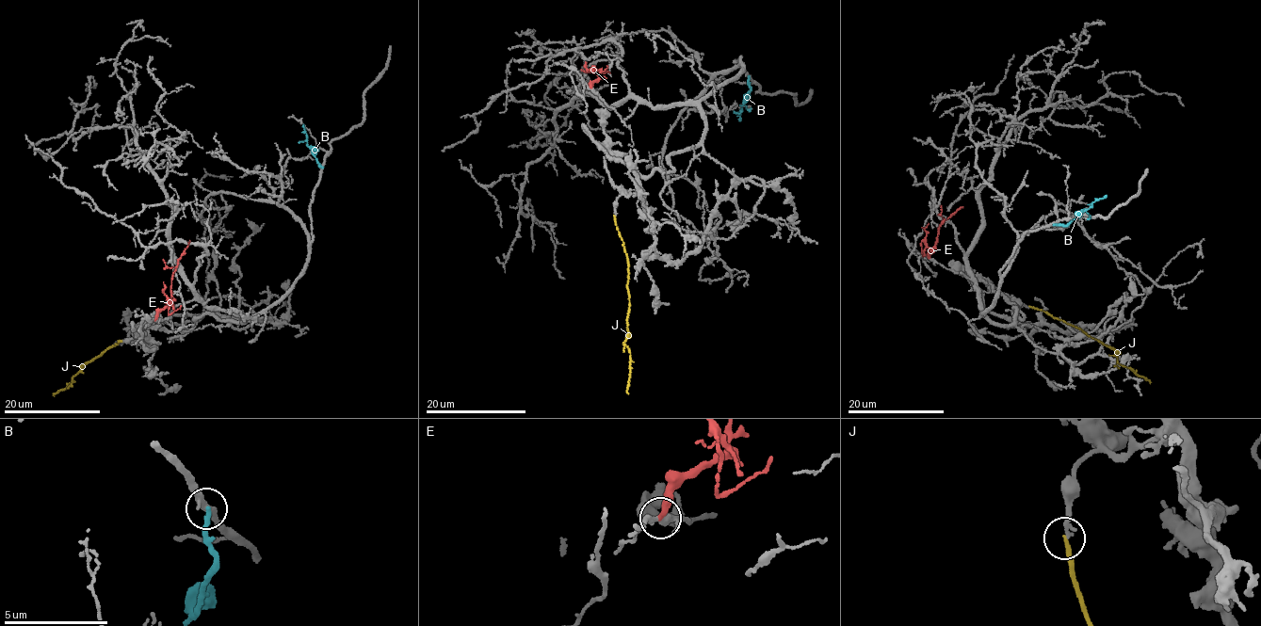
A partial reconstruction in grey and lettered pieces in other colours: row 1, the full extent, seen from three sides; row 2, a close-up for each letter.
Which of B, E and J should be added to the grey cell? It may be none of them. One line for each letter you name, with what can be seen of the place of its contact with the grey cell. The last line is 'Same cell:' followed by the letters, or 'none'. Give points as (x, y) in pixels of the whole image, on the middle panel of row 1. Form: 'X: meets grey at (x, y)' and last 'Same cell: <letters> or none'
Same cell: none

